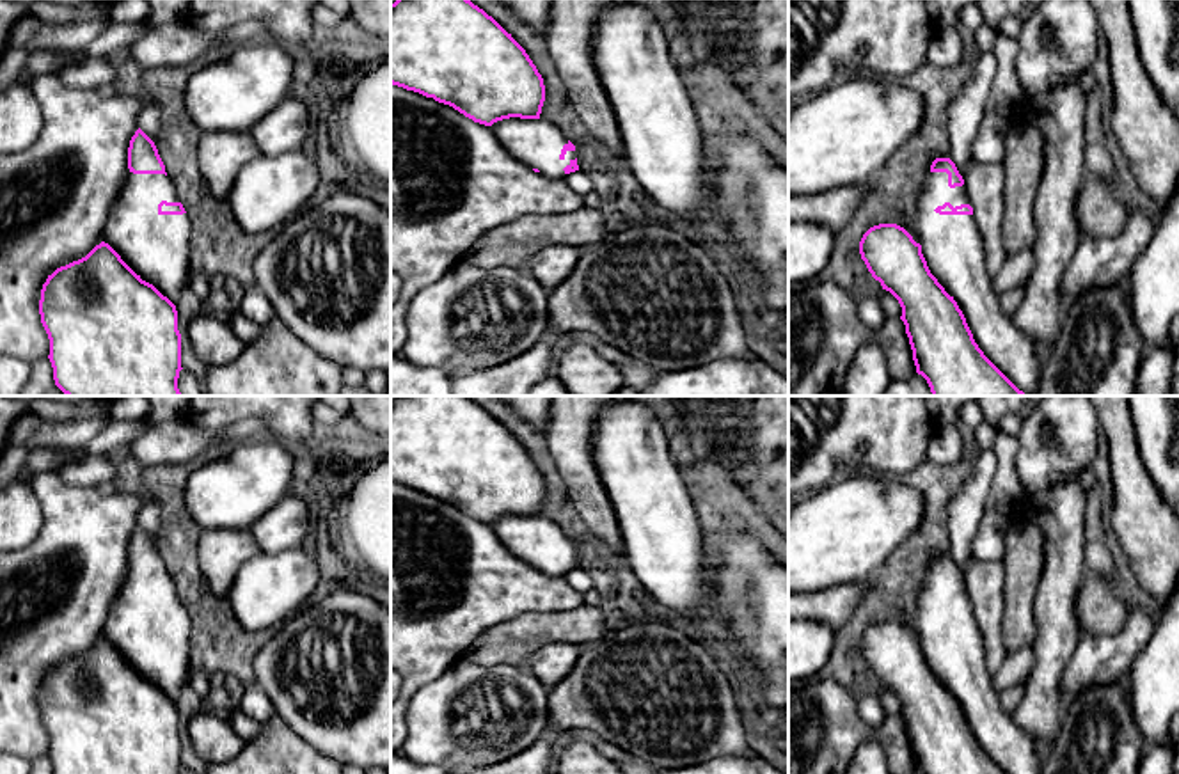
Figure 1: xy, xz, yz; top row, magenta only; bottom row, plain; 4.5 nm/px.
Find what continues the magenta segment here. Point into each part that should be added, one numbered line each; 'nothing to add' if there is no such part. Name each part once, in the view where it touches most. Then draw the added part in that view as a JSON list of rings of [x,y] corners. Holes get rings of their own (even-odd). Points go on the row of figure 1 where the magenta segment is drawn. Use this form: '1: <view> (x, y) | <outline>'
1: yz (950, 244) | [[[929,172],[918,197],[918,233],[922,254],[930,273],[957,302],[975,343],[984,355],[1026,396],[1035,396],[1041,378],[1042,350],[1035,339],[1021,332],[1012,318],[1001,311],[1000,296],[993,288],[993,277],[987,273],[987,261],[982,249],[980,233],[973,215],[939,215],[934,209],[950,202],[953,208],[969,204],[966,186],[948,186],[946,172]]]

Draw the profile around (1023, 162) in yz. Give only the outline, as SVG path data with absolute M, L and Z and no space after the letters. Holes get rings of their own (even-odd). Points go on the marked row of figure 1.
M1019 122L1005 140L1007 208L1001 220L1009 254L1032 250L1037 241L1033 201L1044 174L1044 140L1035 126Z

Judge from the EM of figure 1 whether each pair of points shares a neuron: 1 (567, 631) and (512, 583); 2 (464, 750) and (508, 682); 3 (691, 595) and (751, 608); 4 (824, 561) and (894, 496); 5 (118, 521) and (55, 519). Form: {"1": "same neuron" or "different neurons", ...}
{"1": "different neurons", "2": "same neuron", "3": "different neurons", "4": "same neuron", "5": "same neuron"}

